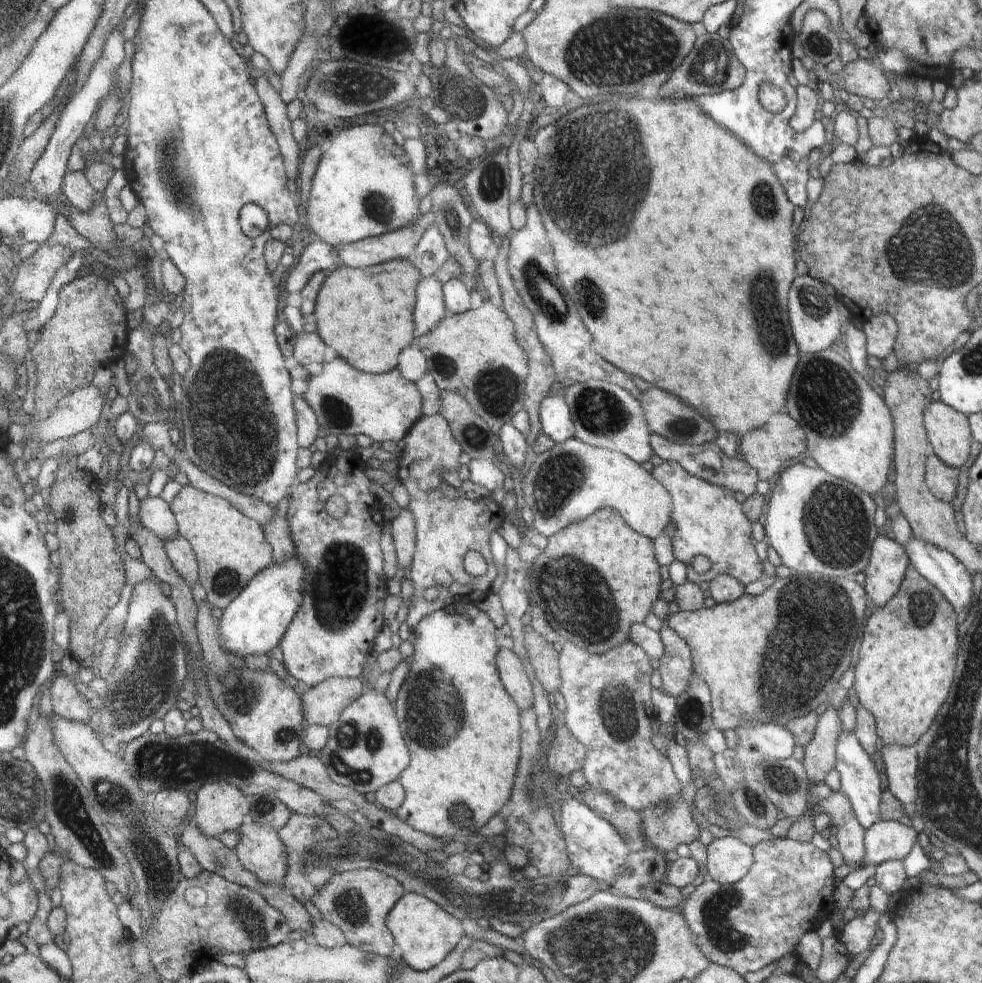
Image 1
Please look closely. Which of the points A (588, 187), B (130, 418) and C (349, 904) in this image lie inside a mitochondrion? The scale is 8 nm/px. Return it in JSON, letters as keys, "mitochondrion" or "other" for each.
{"A":"mitochondrion","B":"other","C":"mitochondrion"}

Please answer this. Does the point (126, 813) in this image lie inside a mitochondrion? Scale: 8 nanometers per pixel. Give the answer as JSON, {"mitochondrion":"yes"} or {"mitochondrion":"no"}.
{"mitochondrion":"yes"}

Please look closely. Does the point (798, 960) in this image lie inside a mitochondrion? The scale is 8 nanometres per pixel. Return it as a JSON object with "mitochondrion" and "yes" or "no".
{"mitochondrion":"no"}

